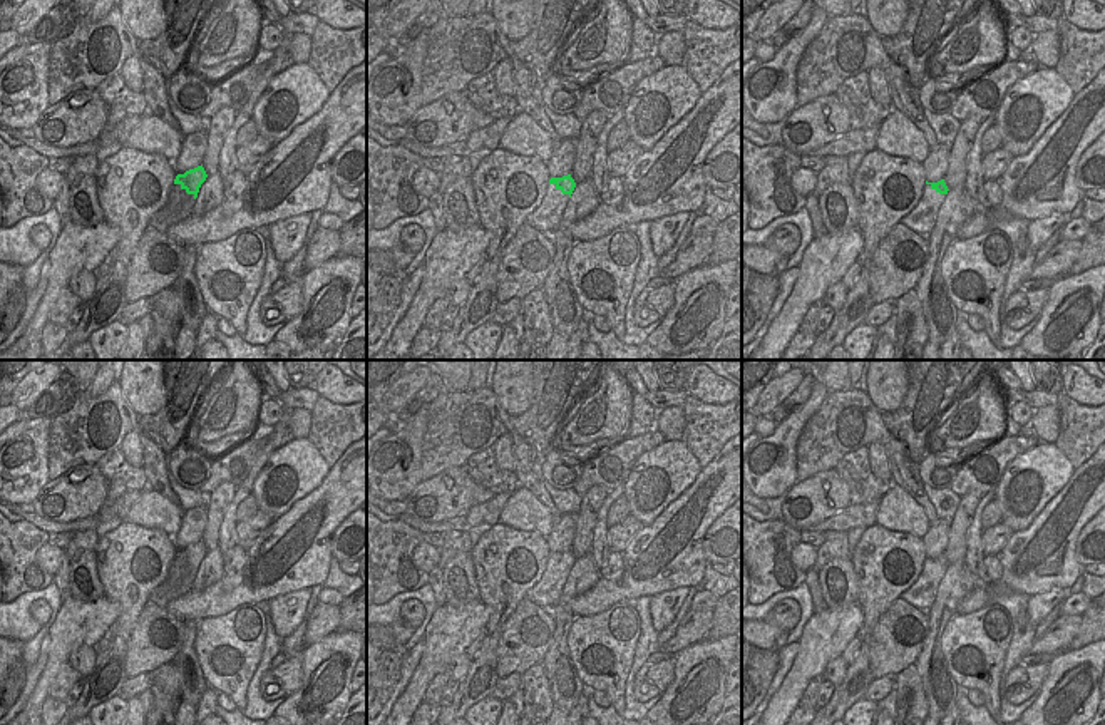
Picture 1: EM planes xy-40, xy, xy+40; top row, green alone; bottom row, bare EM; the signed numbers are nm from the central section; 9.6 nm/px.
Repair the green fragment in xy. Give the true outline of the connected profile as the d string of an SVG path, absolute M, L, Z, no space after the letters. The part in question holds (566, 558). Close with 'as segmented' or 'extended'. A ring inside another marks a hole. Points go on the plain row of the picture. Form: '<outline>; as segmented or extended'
M568 549L563 553L551 553L549 559L554 559L556 564L569 571L559 598L561 603L568 603L571 598L593 589L601 579L591 553L576 559L571 549Z; extended

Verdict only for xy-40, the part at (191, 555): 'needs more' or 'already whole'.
needs more

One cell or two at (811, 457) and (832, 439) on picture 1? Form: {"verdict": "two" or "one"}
{"verdict": "one"}

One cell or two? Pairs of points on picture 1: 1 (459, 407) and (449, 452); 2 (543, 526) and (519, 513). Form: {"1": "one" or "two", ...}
{"1": "one", "2": "one"}

